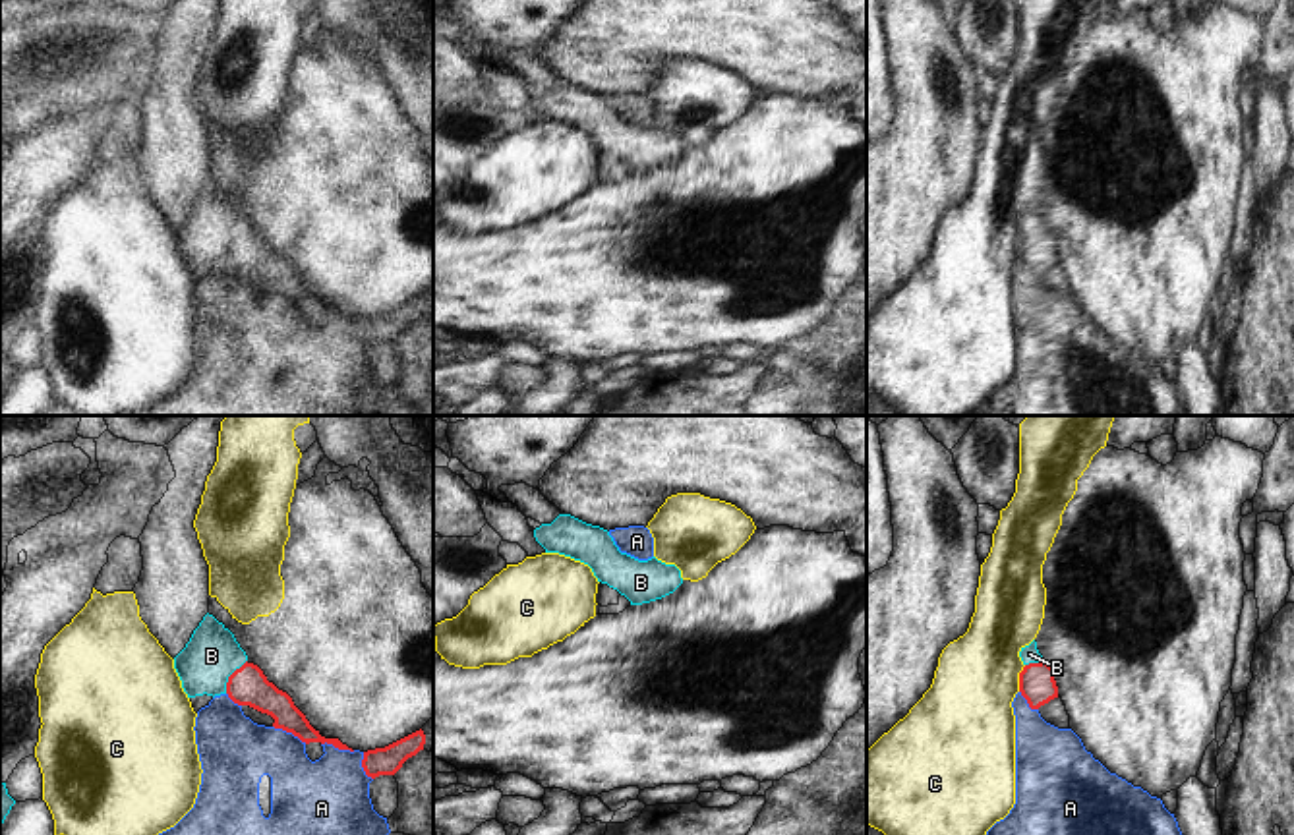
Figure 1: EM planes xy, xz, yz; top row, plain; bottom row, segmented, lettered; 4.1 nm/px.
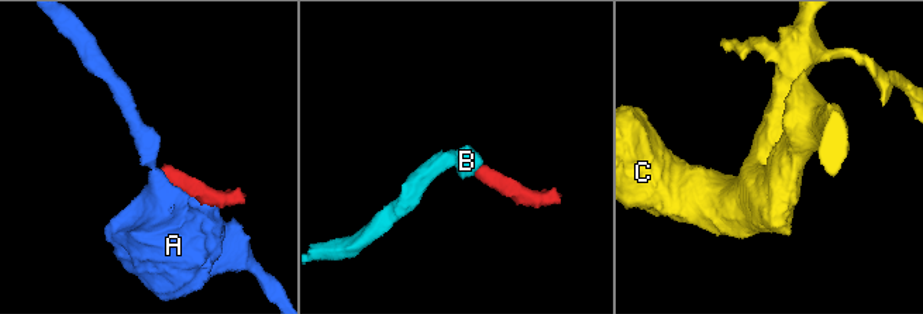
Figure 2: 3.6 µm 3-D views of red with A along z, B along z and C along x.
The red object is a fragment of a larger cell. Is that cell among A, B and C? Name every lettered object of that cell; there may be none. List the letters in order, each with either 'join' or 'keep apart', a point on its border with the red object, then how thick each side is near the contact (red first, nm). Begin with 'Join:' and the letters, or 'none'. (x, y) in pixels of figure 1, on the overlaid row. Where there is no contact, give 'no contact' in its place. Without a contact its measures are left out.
Join: B
A: keep apart; contact xy (291, 731); calibres 160 and 300 nm
B: join; contact xy (229, 677); calibres 160 and 220 nm
C: keep apart; contact yz (1020, 679); calibres 150 and 360 nm

